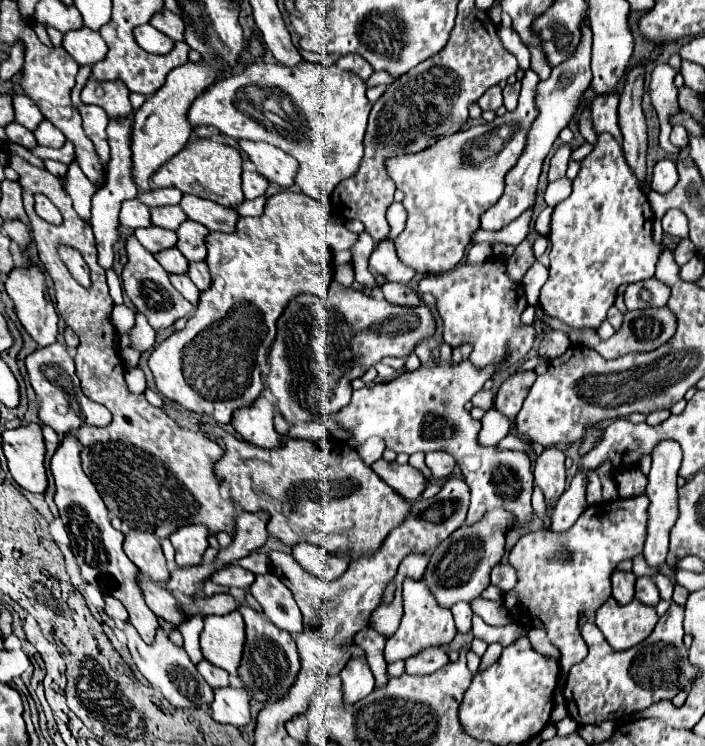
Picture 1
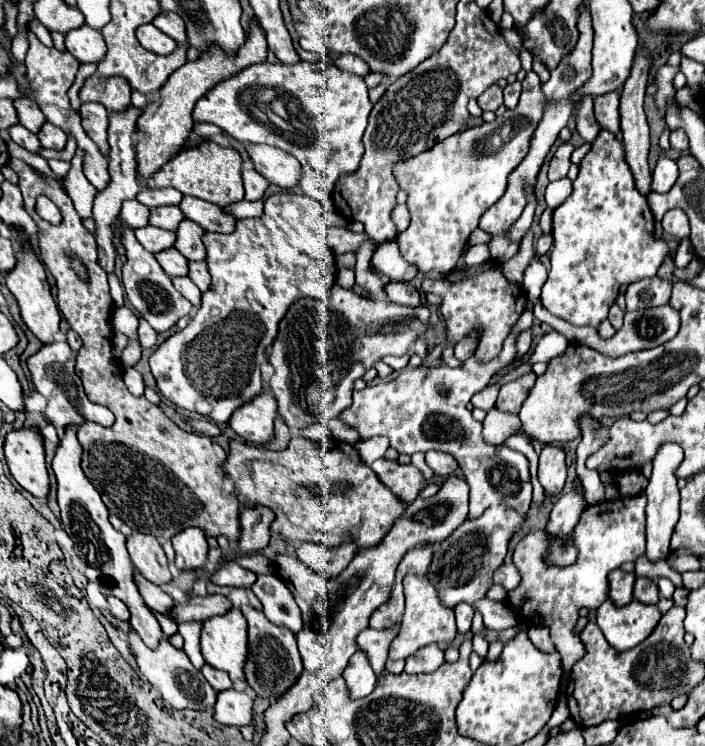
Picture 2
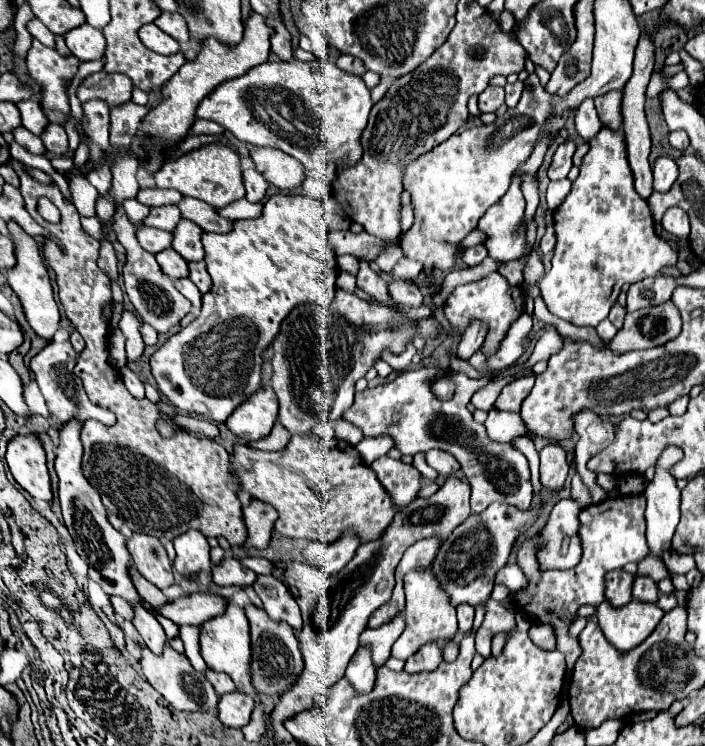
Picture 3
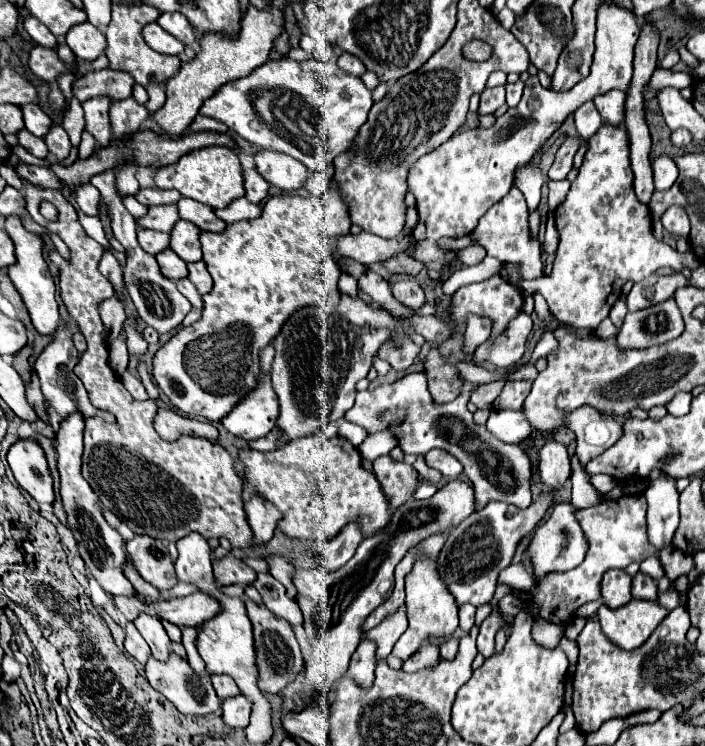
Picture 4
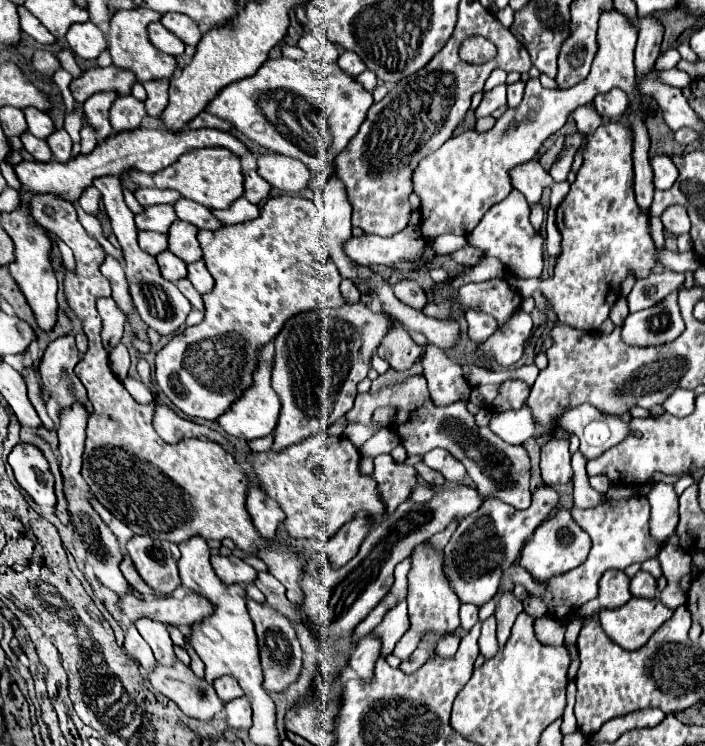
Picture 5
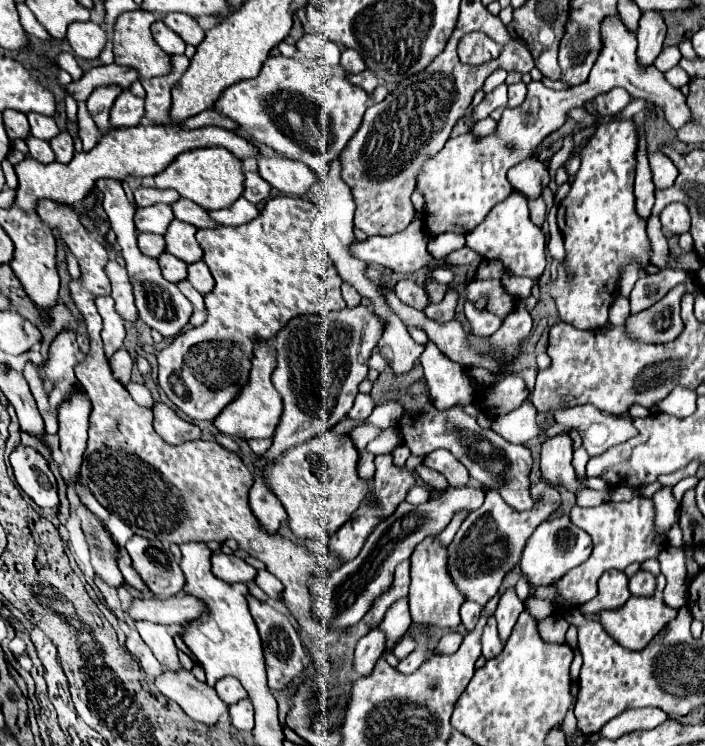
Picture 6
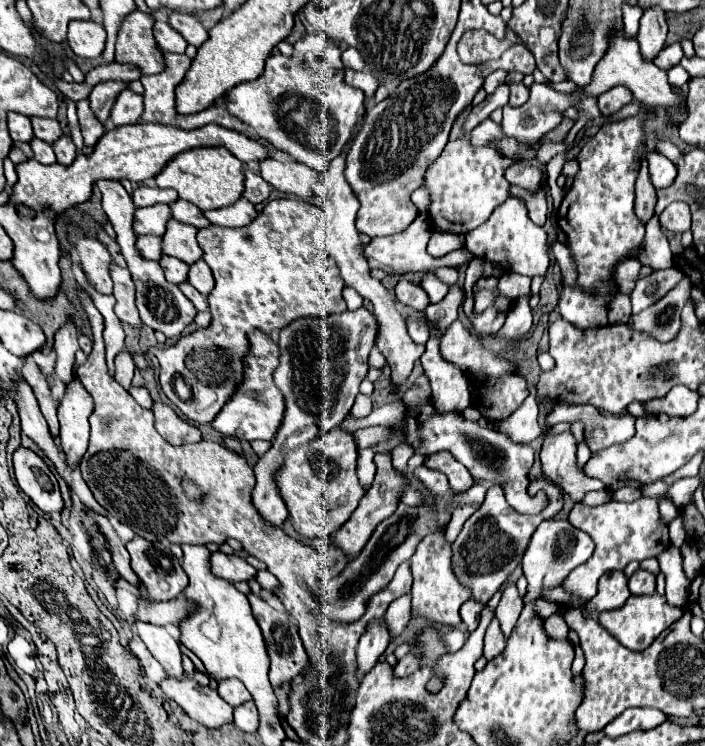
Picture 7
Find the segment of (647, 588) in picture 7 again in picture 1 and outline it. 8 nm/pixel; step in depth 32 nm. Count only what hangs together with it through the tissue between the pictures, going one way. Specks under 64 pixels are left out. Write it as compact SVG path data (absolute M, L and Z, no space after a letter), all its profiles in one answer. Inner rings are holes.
M642 576L636 580L636 598L648 606L656 606L660 602L658 588L650 576Z

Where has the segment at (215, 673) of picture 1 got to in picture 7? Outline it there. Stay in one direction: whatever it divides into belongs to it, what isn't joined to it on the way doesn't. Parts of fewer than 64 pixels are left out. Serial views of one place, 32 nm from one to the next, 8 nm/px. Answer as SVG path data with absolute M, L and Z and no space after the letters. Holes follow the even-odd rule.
M226 678L218 682L218 694L222 700L226 700L230 706L242 704L246 700L250 700L250 692L244 688L244 684L240 684L240 680L236 678Z

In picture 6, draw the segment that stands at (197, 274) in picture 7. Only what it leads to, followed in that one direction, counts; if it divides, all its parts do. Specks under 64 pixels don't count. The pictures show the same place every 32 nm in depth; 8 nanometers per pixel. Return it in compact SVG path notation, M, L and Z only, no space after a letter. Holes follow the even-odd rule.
M202 260L188 266L188 280L200 294L208 294L214 288L214 278Z

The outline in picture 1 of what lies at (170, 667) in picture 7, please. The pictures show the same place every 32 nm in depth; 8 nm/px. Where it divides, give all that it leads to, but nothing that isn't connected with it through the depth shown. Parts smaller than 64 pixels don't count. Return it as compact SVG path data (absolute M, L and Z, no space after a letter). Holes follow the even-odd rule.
M74 436L62 438L56 454L50 460L50 472L52 472L54 484L56 484L54 502L58 506L60 518L66 526L68 536L70 536L70 550L72 550L76 562L78 562L82 578L88 584L98 586L98 590L102 594L108 594L108 596L114 596L116 600L120 600L124 604L124 608L128 610L128 614L130 614L128 620L138 630L142 640L152 642L152 636L156 634L156 628L158 628L158 620L152 614L152 610L146 608L146 602L144 602L144 596L142 596L142 590L140 590L140 584L138 584L140 570L124 554L124 550L122 550L122 540L124 540L122 532L118 532L110 524L108 510L106 510L96 486L82 472L80 446L78 446L78 440Z

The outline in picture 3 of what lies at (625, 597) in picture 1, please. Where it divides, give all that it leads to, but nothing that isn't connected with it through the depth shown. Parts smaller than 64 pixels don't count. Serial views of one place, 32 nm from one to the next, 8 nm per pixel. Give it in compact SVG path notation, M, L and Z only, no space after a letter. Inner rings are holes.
M612 570L606 576L606 600L612 606L624 606L632 600L634 576L624 570Z

